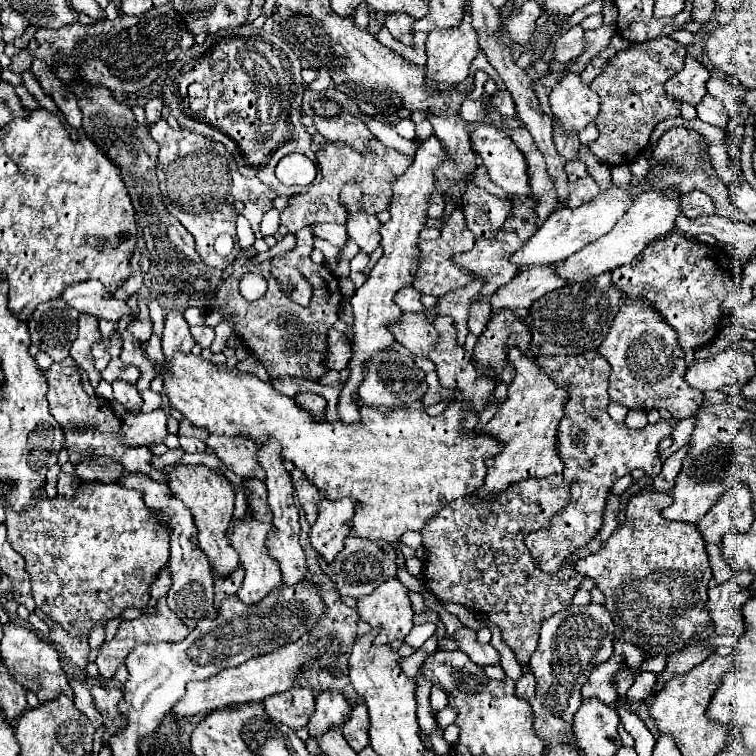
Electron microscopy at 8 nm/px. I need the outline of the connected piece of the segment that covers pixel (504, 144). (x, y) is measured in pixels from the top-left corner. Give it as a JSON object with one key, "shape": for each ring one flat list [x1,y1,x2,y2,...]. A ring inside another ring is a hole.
{"shape":[[479,124,471,132,471,142,473,150,481,154,489,178,499,188,507,190,513,198,531,194,527,160,515,142,507,136,507,132,489,124]]}

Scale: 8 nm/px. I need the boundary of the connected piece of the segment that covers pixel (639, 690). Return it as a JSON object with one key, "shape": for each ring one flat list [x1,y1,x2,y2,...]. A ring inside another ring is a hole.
{"shape":[[644,671,639,674,631,688,626,693,626,698,630,702,635,700,644,700,651,694,652,688,657,682,658,674]]}

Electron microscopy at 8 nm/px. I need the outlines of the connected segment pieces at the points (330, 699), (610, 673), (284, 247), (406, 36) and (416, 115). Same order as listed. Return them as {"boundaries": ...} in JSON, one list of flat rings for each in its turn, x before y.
{"boundaries":[[[325,690,315,698,315,712,309,718,309,734,319,736,323,730,327,730,333,724,343,724,347,714,351,712,351,706,347,702,347,696,339,690]],[[615,654,607,662,595,666,589,674,589,680,581,688,583,700,585,698,599,698,607,704,615,704,615,700,619,698,617,688,615,688,615,676,619,674,619,670,625,670,625,668,627,668,625,656,621,656,621,654]],[[289,233,286,236,284,236,283,239,279,241,275,246,271,247,268,251,259,253,256,257,247,262,247,267,256,265,257,263,271,259,275,256,285,254,293,250,295,244,296,244,295,235]],[[391,14,385,20,385,26,393,34,393,38,397,38,407,46,413,44,413,24,415,24,415,18,411,18,409,14]],[[411,112,411,120,415,122,415,132,417,132,417,140,423,142,433,134,433,126,427,120,427,114,423,112]]]}

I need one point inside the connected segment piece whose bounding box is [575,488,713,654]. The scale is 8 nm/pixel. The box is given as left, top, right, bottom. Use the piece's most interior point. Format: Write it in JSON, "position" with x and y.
{"position":[652,571]}

